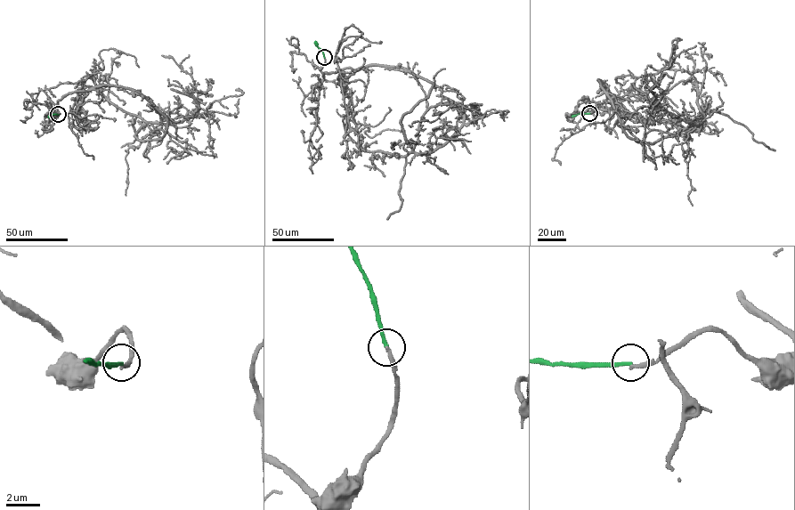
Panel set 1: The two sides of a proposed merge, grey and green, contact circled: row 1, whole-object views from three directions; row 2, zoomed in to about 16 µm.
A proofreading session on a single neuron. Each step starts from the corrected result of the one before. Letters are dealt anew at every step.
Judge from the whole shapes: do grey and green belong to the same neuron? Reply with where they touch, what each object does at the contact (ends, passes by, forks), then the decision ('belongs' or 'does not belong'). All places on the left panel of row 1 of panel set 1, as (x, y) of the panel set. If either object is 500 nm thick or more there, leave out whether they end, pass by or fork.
place (58, 114); grey ends; green ends; does not belong

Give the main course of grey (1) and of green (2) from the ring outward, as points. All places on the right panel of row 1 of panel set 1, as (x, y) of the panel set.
1: (589, 113), (612, 104), (599, 79), (649, 128), (686, 133), (700, 123), (673, 117), (647, 93), (696, 45)
2: (589, 113), (571, 116)

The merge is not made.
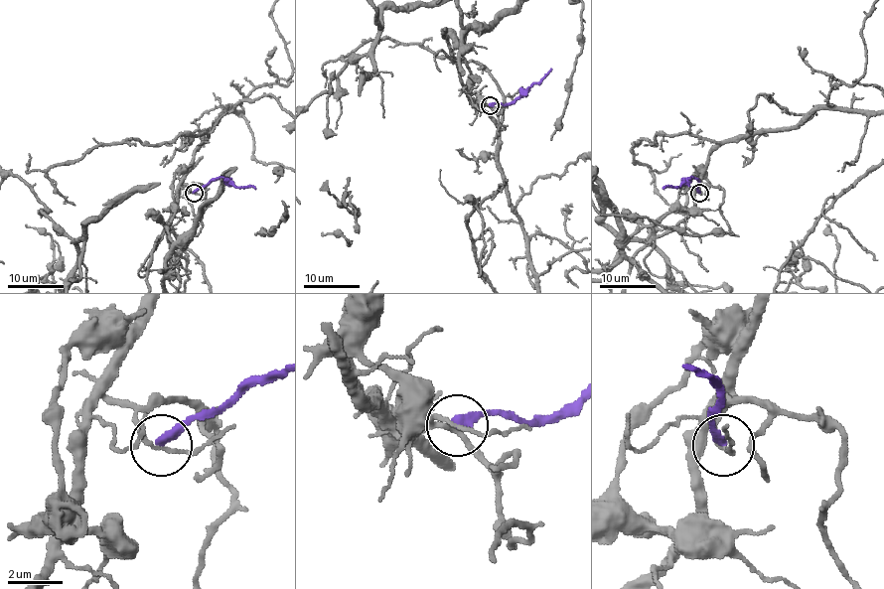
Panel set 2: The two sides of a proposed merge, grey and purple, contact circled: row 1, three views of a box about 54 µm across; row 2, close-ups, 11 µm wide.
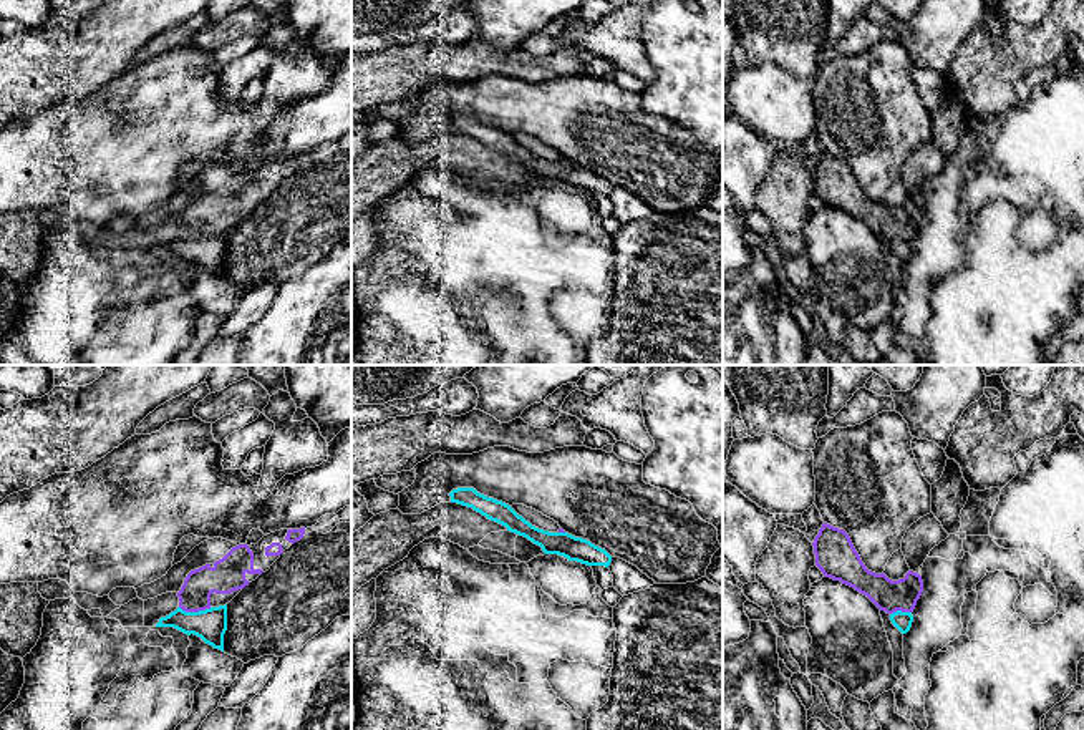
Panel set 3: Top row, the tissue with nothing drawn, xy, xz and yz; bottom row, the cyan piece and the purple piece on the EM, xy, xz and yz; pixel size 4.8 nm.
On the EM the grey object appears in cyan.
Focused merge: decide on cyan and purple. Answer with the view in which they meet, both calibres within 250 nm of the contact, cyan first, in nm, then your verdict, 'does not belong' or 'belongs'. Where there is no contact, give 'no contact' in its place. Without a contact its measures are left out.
meets cyan in xy; 160 nm thick on the cyan side, 160 nm on the other; does not belong

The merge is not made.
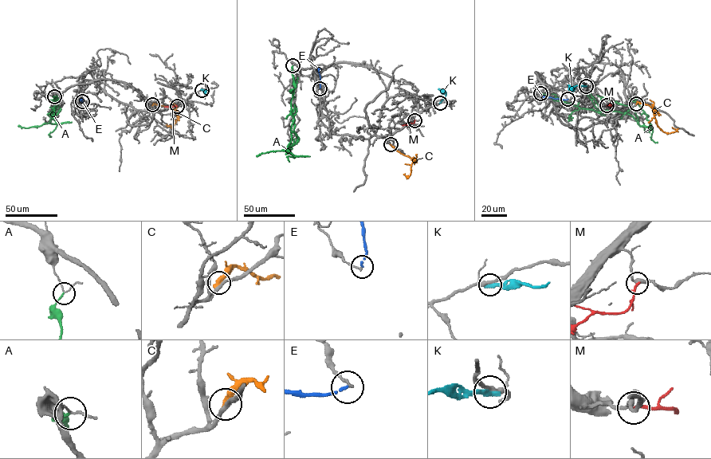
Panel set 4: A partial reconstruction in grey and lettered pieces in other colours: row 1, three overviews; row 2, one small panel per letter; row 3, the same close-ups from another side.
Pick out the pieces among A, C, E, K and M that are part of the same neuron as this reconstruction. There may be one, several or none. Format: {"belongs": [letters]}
{"belongs": ["C"]}

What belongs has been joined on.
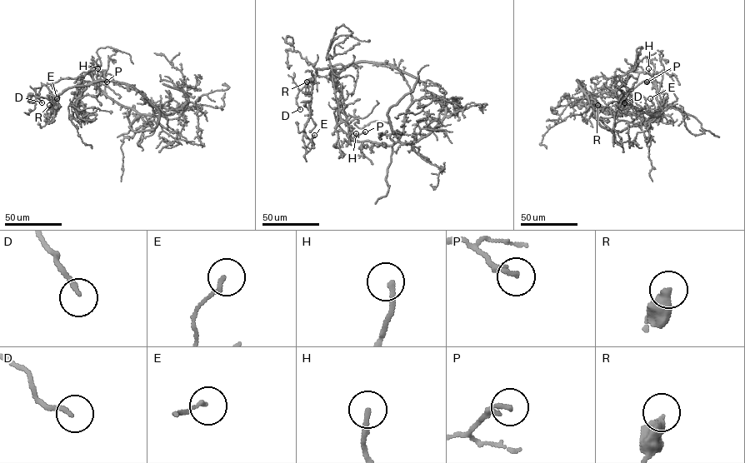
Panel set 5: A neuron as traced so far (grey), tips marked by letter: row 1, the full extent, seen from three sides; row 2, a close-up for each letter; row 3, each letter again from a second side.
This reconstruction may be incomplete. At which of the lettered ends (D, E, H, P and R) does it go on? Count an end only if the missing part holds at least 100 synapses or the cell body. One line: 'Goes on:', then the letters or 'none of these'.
Goes on: none of these

